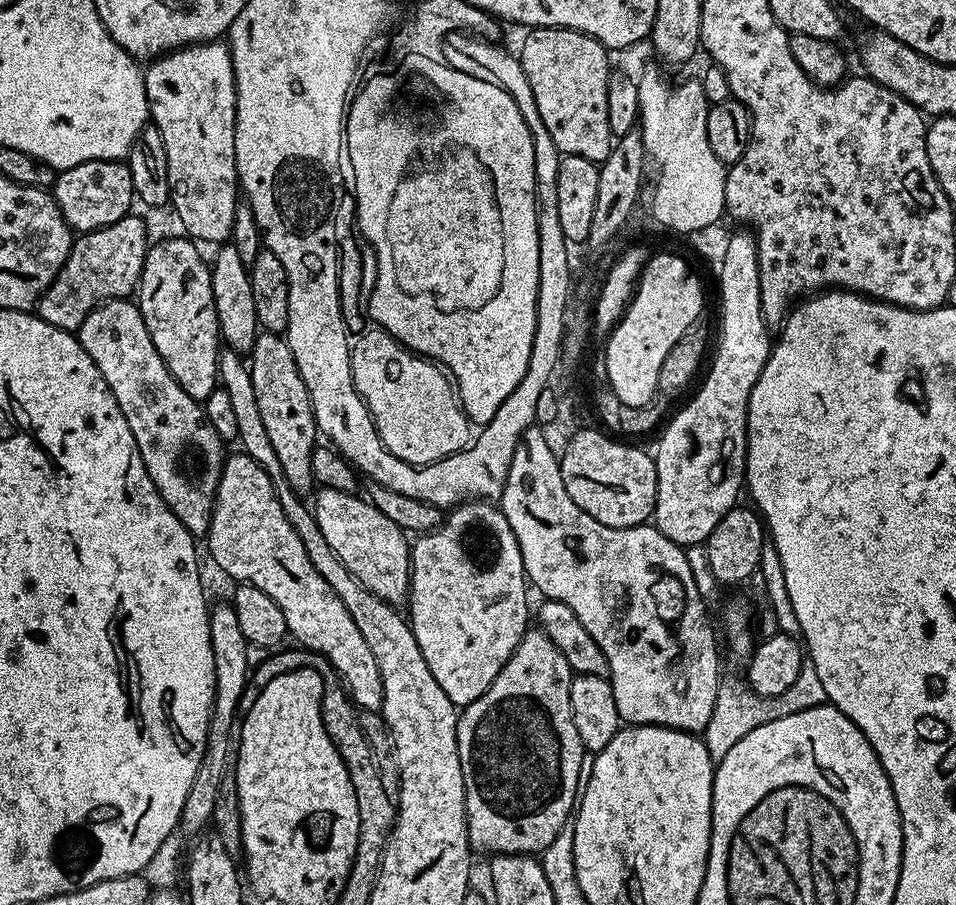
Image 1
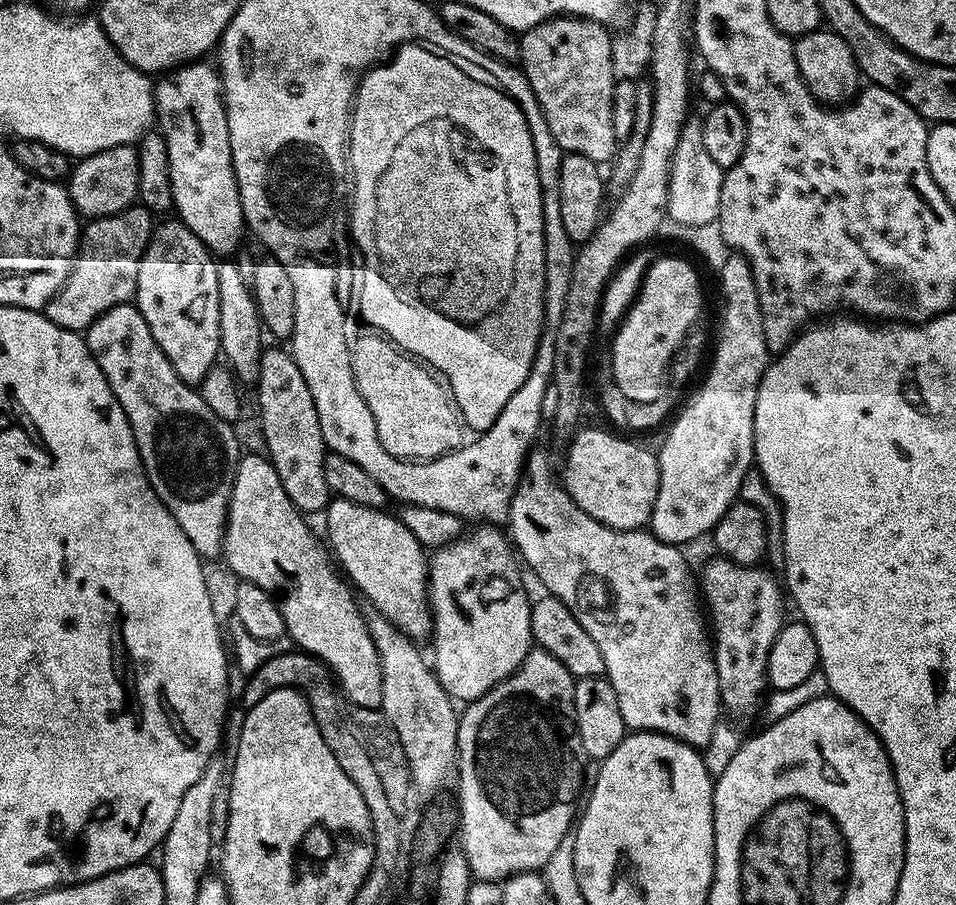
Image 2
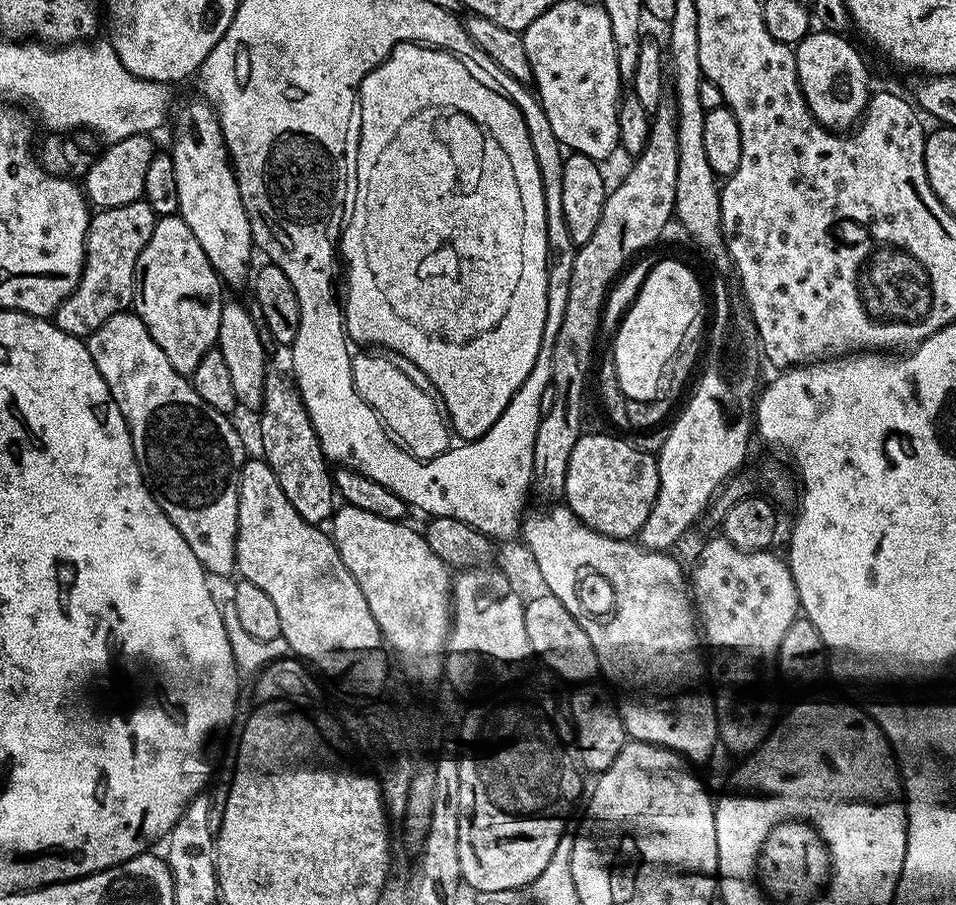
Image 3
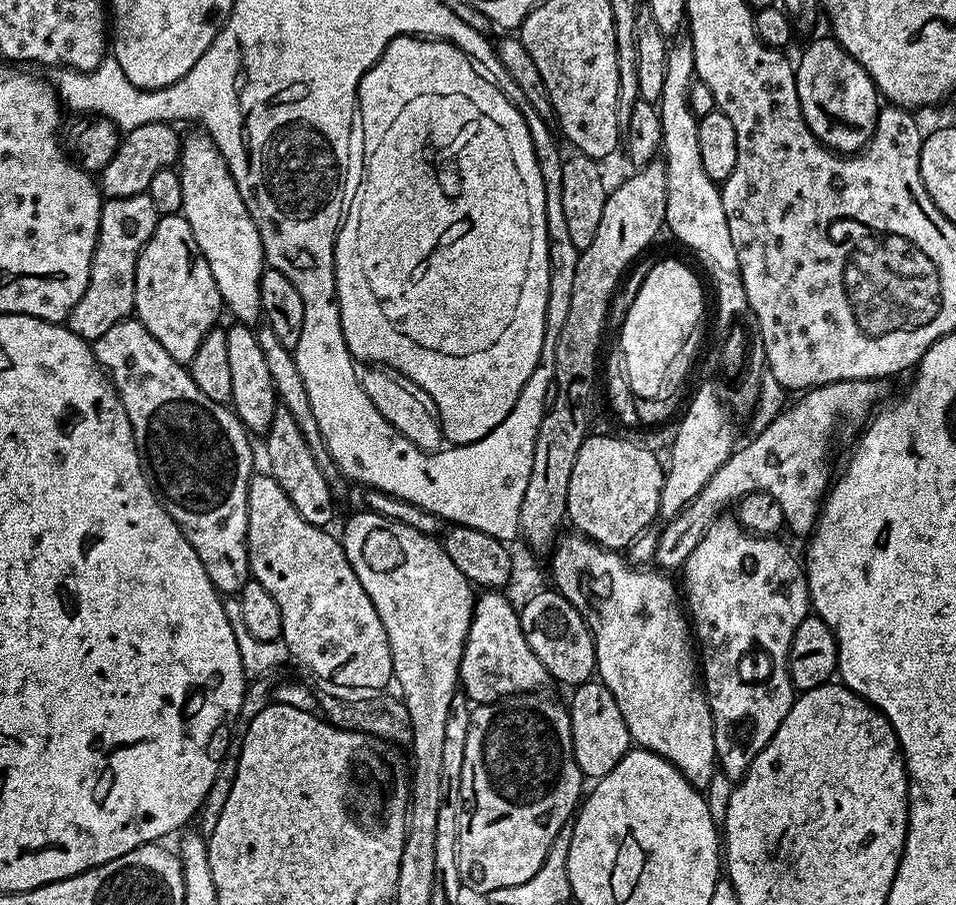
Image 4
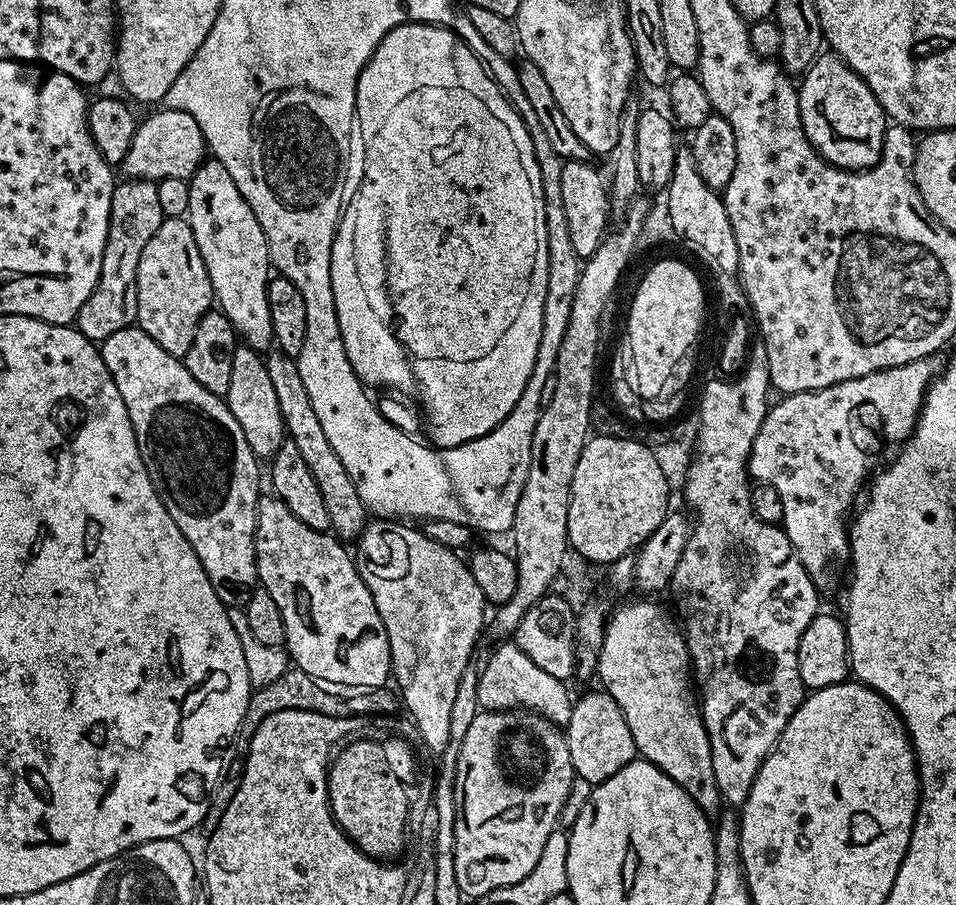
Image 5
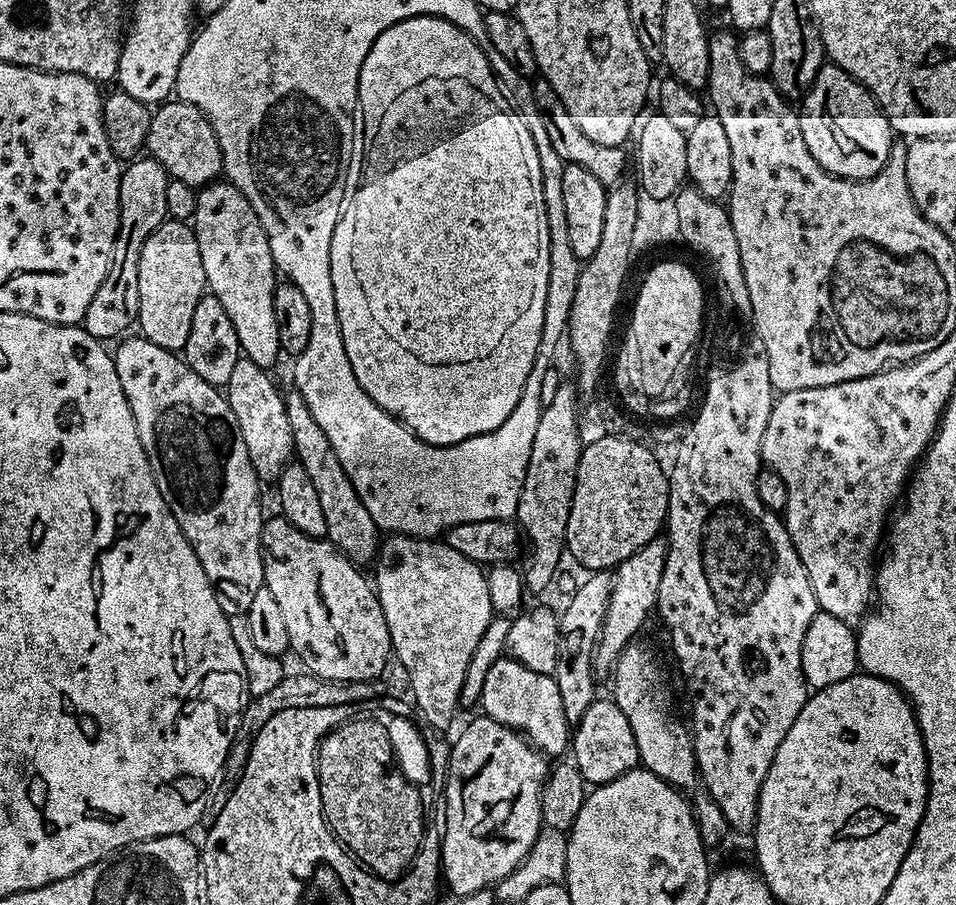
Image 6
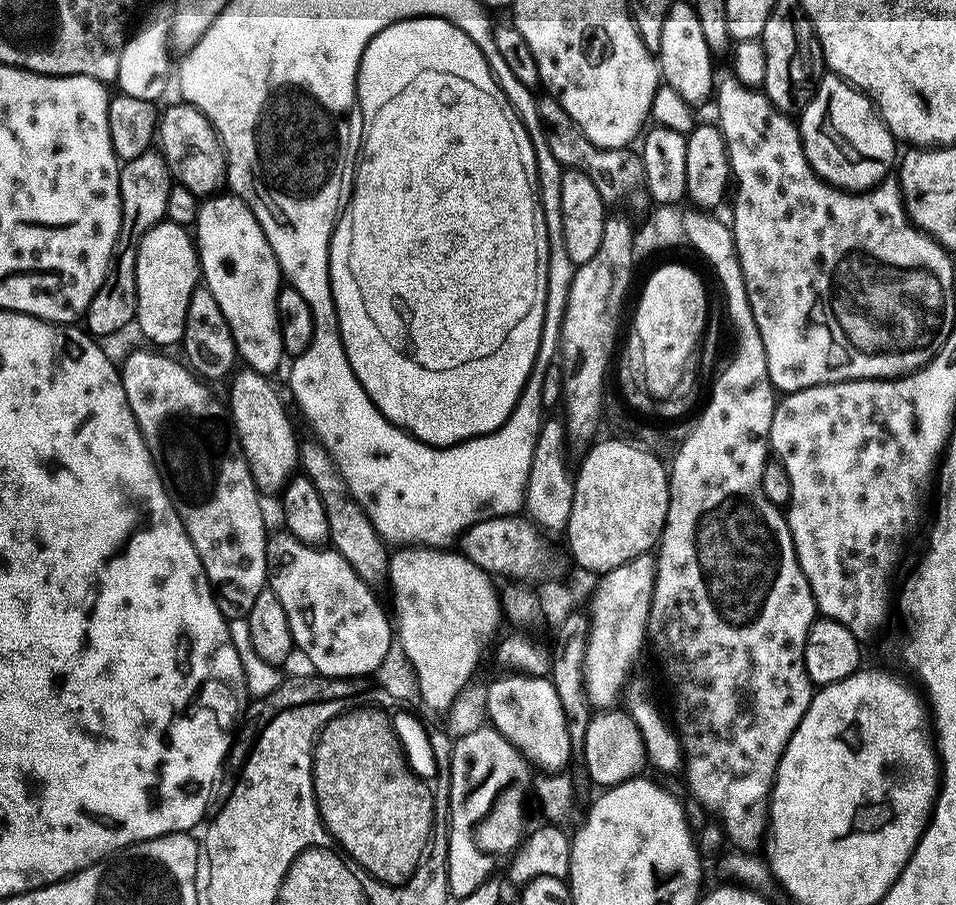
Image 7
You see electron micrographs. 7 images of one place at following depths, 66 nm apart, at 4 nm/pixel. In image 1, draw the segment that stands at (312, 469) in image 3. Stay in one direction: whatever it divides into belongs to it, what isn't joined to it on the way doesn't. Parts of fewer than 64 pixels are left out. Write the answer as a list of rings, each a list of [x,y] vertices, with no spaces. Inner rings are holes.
[[[261,331],[250,353],[250,371],[254,398],[258,398],[258,410],[266,425],[266,435],[274,445],[274,454],[278,454],[278,463],[282,466],[286,482],[298,494],[311,493],[316,484],[312,473],[312,455],[318,447],[318,429],[306,382],[302,382],[298,362],[294,362],[287,339],[274,332]]]

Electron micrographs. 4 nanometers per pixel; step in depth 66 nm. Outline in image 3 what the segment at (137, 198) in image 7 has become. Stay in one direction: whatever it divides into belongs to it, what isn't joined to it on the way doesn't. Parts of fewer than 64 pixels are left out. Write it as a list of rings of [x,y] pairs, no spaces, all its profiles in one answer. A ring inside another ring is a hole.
[[[141,198],[134,202],[126,202],[126,206],[114,206],[113,208],[101,208],[91,213],[88,222],[88,237],[86,238],[86,250],[84,251],[84,269],[80,275],[78,286],[58,306],[54,323],[58,330],[66,330],[66,334],[87,338],[102,326],[102,322],[114,318],[114,314],[129,311],[133,307],[136,298],[136,263],[138,254],[150,242],[150,234],[154,234],[154,226],[158,217],[154,210],[150,210],[148,201]]]

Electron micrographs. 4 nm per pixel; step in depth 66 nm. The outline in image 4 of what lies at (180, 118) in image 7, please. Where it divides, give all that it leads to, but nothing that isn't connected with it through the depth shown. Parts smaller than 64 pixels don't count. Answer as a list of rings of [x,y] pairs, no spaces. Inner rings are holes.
[[[162,123],[138,126],[133,132],[124,132],[117,152],[98,173],[101,193],[108,198],[126,198],[139,192],[147,192],[158,170],[172,168],[179,161],[182,136],[175,130],[171,123]]]

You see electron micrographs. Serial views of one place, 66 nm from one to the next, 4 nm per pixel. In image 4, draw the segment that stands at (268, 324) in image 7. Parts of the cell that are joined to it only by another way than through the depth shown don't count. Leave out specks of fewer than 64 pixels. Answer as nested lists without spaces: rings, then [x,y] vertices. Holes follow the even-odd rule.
[[[195,130],[185,135],[180,149],[178,171],[182,182],[182,215],[190,222],[190,230],[194,230],[194,242],[198,242],[198,250],[206,258],[210,266],[210,274],[214,274],[214,282],[220,291],[220,298],[225,309],[236,315],[241,324],[255,325],[260,320],[260,276],[264,273],[264,243],[258,234],[258,226],[254,226],[254,218],[246,210],[246,202],[238,190],[238,186],[228,169],[226,158],[218,150],[218,146],[203,130]]]

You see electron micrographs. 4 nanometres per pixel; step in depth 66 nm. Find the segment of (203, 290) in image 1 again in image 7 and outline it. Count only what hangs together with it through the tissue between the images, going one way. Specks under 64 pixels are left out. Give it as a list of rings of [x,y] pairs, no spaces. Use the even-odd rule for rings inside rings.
[[[161,222],[155,224],[148,233],[142,238],[142,242],[138,246],[138,254],[136,255],[136,318],[135,327],[140,327],[140,332],[148,340],[153,340],[156,344],[176,344],[179,345],[184,339],[184,323],[186,322],[186,306],[190,304],[190,294],[198,286],[201,279],[200,257],[197,253],[193,237],[190,235],[189,229],[183,224],[174,224],[171,222]]]

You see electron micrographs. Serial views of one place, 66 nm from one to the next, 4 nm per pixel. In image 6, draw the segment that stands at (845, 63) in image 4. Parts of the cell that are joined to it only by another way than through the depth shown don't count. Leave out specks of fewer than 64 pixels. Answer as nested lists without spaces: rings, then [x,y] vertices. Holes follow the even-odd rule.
[[[831,62],[824,63],[802,107],[802,138],[810,154],[814,154],[818,166],[826,169],[831,176],[840,176],[849,182],[869,180],[884,169],[892,154],[893,128],[875,97],[846,70]]]

